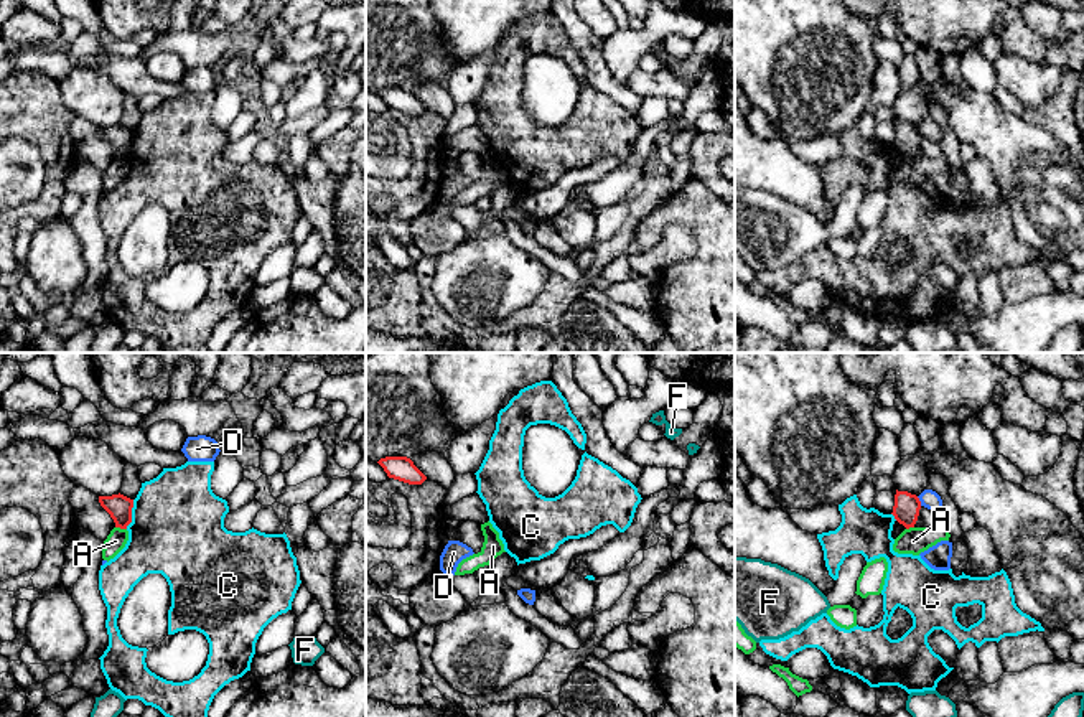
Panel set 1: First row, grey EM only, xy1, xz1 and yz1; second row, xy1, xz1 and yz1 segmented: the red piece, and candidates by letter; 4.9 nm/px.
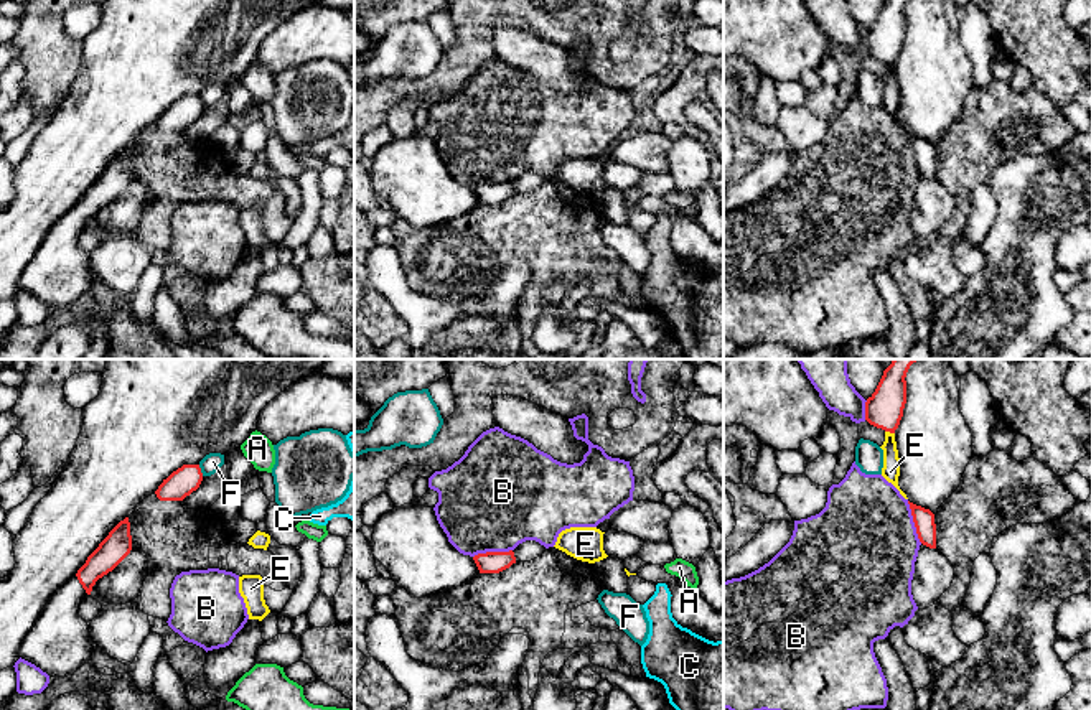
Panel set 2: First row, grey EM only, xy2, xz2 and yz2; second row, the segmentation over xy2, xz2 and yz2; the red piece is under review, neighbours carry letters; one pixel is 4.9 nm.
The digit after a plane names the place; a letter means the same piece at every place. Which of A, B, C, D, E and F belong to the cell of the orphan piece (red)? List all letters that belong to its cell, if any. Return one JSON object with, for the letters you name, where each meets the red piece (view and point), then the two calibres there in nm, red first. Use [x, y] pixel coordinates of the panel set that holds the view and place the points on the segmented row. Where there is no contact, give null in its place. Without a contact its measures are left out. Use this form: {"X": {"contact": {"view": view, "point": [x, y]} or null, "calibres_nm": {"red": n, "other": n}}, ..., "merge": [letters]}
{"merge": []}

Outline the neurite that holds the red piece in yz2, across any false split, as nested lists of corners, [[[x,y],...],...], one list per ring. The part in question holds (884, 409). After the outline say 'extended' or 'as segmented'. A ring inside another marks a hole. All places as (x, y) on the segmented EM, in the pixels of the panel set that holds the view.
[[[893,359],[883,371],[875,392],[865,402],[865,420],[885,432],[895,433],[906,404],[906,372],[918,359]]] | as segmented

